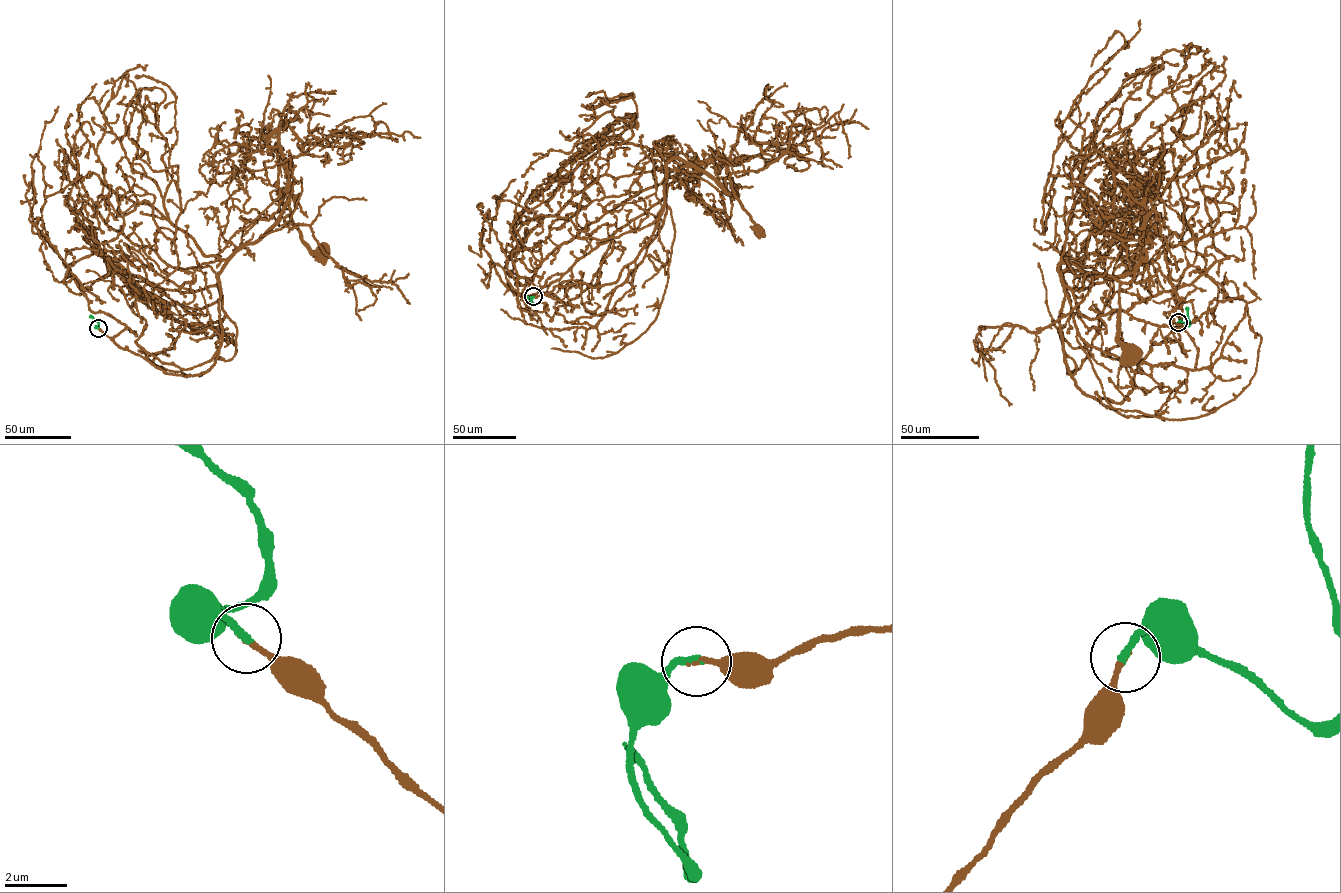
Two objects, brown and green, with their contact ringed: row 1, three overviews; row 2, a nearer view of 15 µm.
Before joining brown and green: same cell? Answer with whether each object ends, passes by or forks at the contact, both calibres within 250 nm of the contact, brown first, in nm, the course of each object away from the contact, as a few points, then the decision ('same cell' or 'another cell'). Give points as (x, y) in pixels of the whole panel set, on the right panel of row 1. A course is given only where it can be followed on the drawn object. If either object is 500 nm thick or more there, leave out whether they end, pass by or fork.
brown ends there; green ends there; 150 nm thick on the brown side, 240 nm on the other; brown runs (1178, 322), (1123, 402), (1086, 395), (1064, 354), (1058, 265), (1133, 271), (1120, 285), (1117, 337), (1132, 355); green runs (1178, 322), (1189, 324), (1186, 307); same cell

